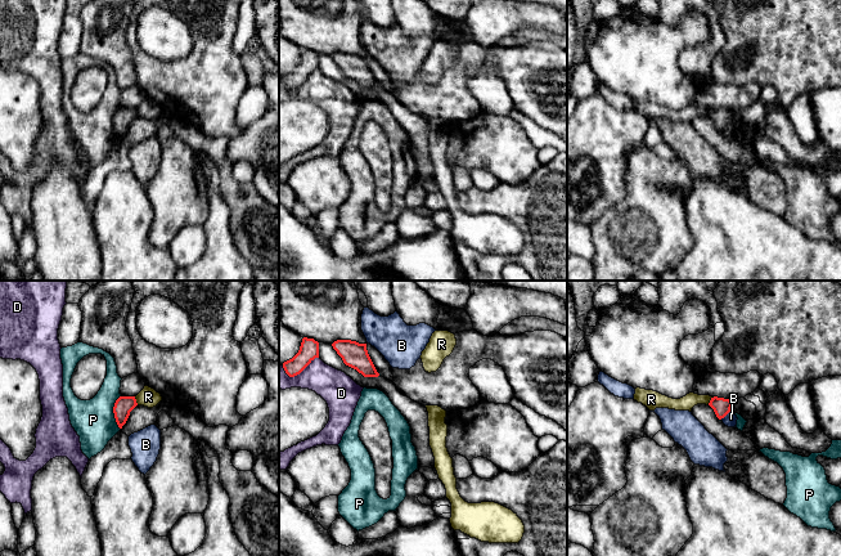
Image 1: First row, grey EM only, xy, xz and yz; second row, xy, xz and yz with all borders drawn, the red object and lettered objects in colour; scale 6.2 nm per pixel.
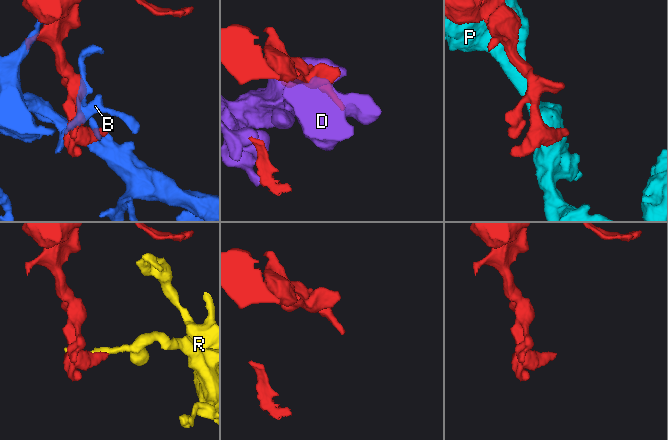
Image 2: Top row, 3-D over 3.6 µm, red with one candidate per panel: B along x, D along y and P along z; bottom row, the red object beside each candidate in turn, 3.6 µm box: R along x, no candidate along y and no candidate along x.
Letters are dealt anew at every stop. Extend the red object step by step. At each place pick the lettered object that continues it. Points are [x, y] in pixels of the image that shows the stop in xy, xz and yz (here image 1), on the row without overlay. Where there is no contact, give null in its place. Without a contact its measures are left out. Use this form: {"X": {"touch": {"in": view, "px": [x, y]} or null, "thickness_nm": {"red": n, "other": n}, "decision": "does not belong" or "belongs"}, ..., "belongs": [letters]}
{"B": {"touch": {"in": "yz", "px": [725, 126]}, "thickness_nm": {"red": 110, "other": 80}, "decision": "does not belong"}, "D": {"touch": {"in": "xz", "px": [298, 85]}, "thickness_nm": {"red": 120, "other": 220}, "decision": "does not belong"}, "P": {"touch": {"in": "xy", "px": [113, 124]}, "thickness_nm": {"red": 110, "other": 260}, "decision": "does not belong"}, "R": {"touch": {"in": "xy", "px": [135, 112]}, "thickness_nm": {"red": 110, "other": 120}, "decision": "does not belong"}, "belongs": []}

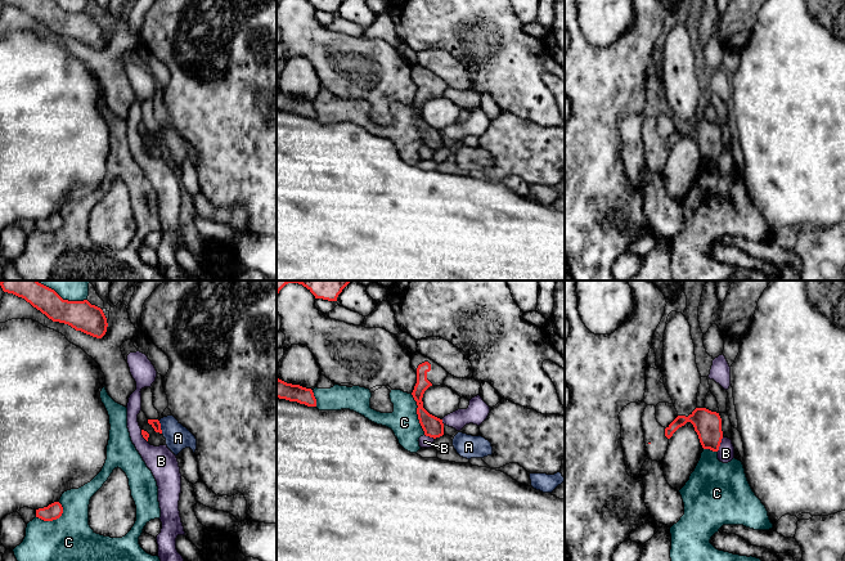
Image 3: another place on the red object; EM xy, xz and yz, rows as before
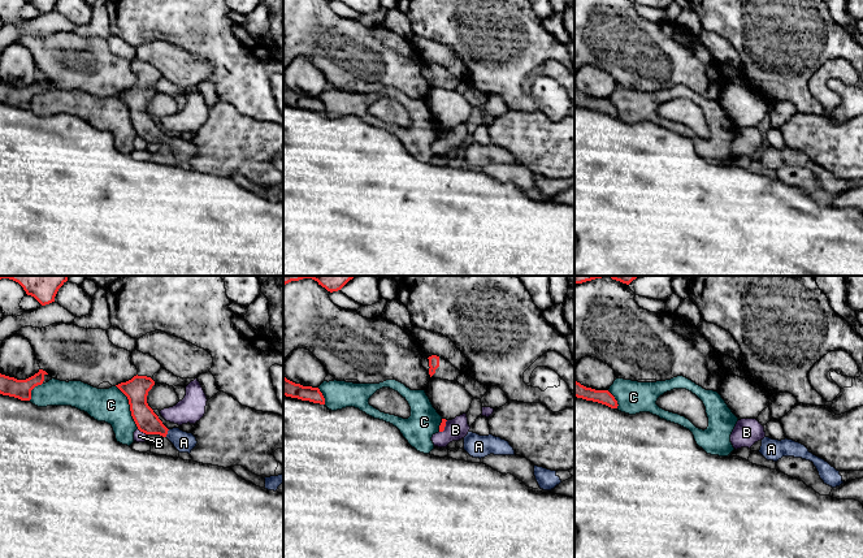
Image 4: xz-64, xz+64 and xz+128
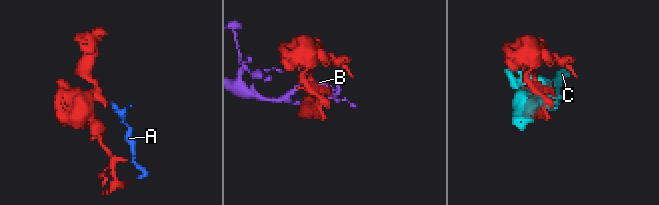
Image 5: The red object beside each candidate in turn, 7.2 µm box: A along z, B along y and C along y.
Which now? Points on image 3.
{"A": {"touch": {"in": "xy", "px": [160, 139]}, "thickness_nm": {"red": 60, "other": 160}, "decision": "belongs"}, "B": {"touch": {"in": "yz", "px": [719, 156]}, "thickness_nm": {"red": 170, "other": 110}, "decision": "does not belong"}, "C": {"touch": {"in": "xz", "px": [417, 125]}, "thickness_nm": {"red": 130, "other": 180}, "decision": "does not belong"}, "belongs": ["A"]}

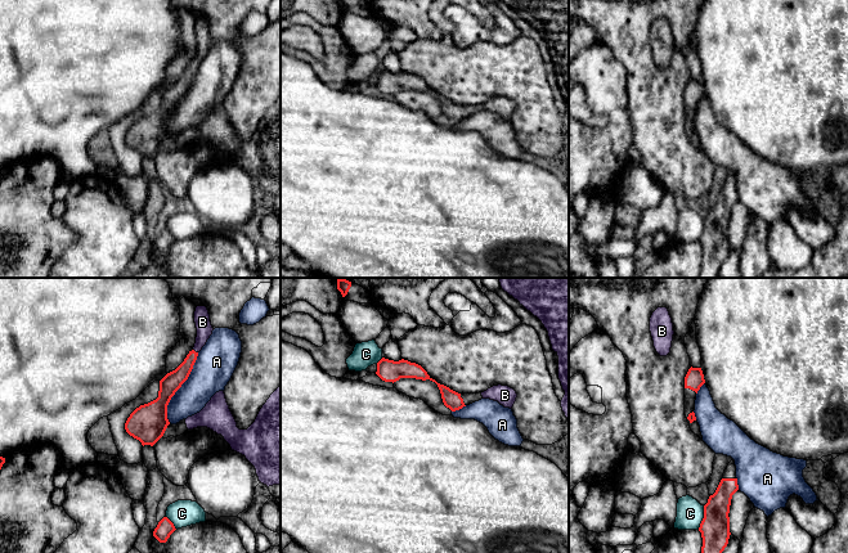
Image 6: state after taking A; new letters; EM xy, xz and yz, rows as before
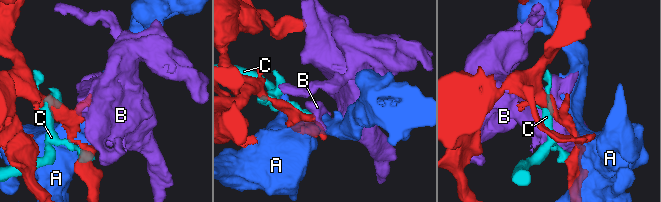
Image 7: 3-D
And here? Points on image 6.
{"A": {"touch": {"in": "xy", "px": [180, 98]}, "thickness_nm": {"red": 180, "other": 240}, "decision": "does not belong"}, "B": {"touch": {"in": "xy", "px": [194, 63]}, "thickness_nm": {"red": 120, "other": 100}, "decision": "belongs"}, "C": {"touch": {"in": "yz", "px": [704, 229]}, "thickness_nm": {"red": 190, "other": 170}, "decision": "does not belong"}, "belongs": ["B"]}

